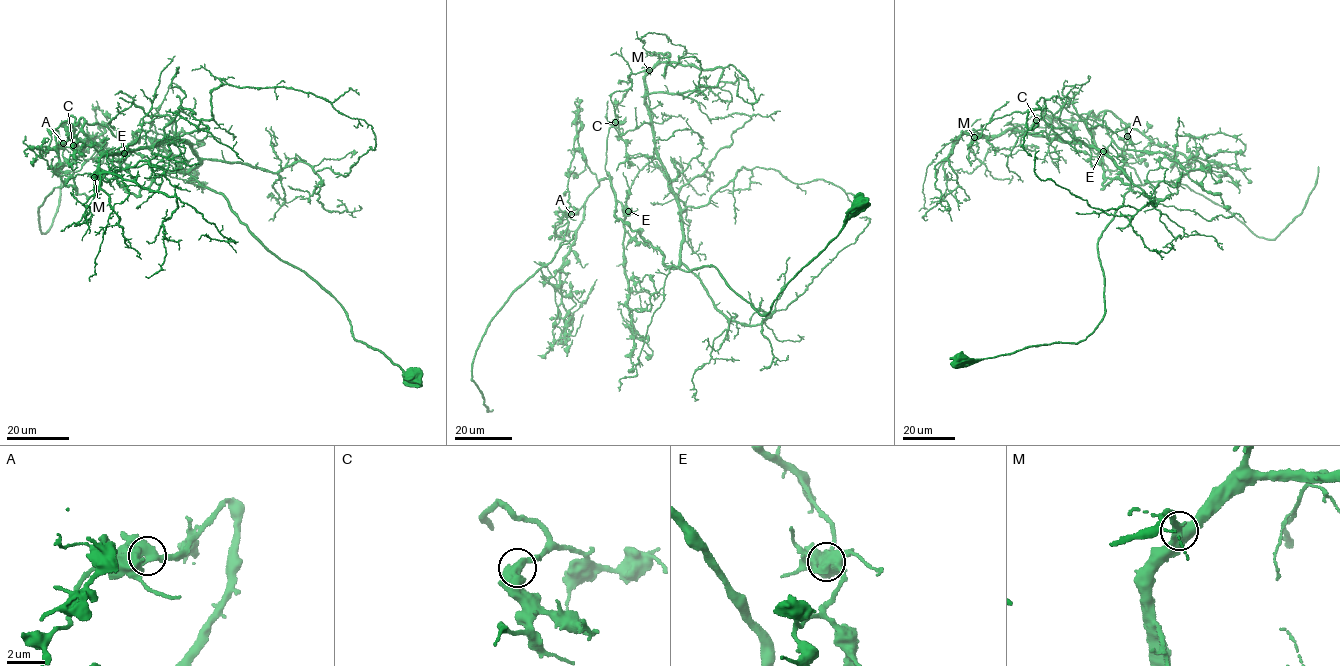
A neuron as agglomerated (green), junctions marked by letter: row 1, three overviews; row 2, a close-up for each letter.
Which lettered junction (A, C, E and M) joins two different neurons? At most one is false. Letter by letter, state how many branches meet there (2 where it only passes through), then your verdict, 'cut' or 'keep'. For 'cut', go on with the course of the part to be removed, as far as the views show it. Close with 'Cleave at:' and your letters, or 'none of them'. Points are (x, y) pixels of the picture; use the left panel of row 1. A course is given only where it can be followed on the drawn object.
A: 3 branches meet; cut; foreign part runs (63, 142), (58, 167), (77, 193), (64, 185), (47, 197), (38, 209), (42, 233), (61, 192), (57, 130)
C: 3 branches meet; keep
E: 3 branches meet; keep
M: 3 branches meet; keep
Cleave at: A

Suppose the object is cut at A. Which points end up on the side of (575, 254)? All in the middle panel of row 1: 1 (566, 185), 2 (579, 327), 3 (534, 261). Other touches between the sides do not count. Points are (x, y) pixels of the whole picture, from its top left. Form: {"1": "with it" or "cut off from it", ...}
{"1": "cut off from it", "2": "cut off from it", "3": "with it"}

